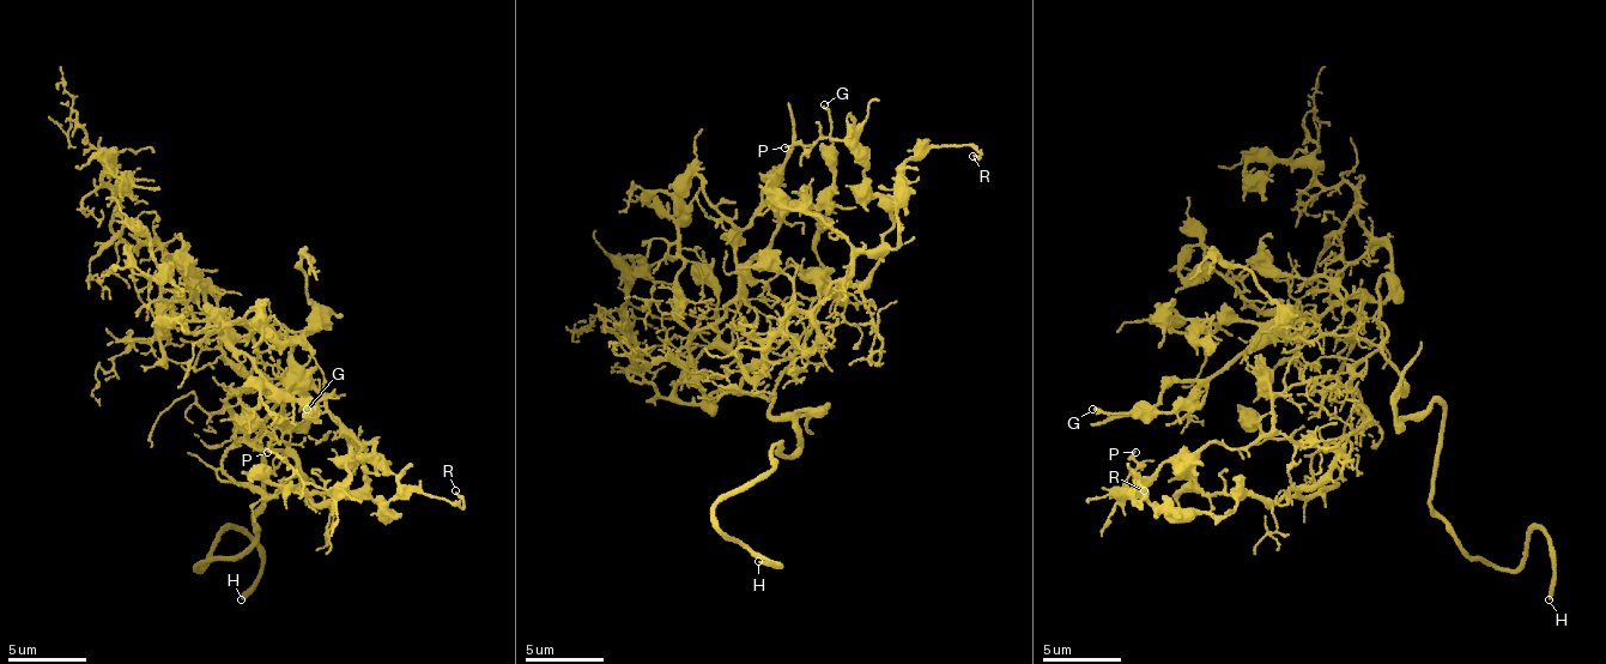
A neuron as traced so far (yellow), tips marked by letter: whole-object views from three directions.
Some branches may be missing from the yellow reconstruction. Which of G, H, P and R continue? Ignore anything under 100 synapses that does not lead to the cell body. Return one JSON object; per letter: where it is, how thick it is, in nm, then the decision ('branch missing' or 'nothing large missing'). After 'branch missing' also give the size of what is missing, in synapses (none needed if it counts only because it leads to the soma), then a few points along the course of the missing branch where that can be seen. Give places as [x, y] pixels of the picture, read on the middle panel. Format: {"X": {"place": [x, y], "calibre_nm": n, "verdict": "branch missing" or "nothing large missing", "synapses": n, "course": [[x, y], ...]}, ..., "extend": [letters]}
{"G": {"place": [824, 104], "calibre_nm": 170, "verdict": "nothing large missing"}, "H": {"place": [758, 561], "calibre_nm": 280, "verdict": "branch missing", "course": [[758, 561], [587, 565], [540, 592]]}, "P": {"place": [785, 148], "calibre_nm": 140, "verdict": "nothing large missing"}, "R": {"place": [973, 156], "calibre_nm": 200, "verdict": "nothing large missing"}, "extend": ["H"]}

